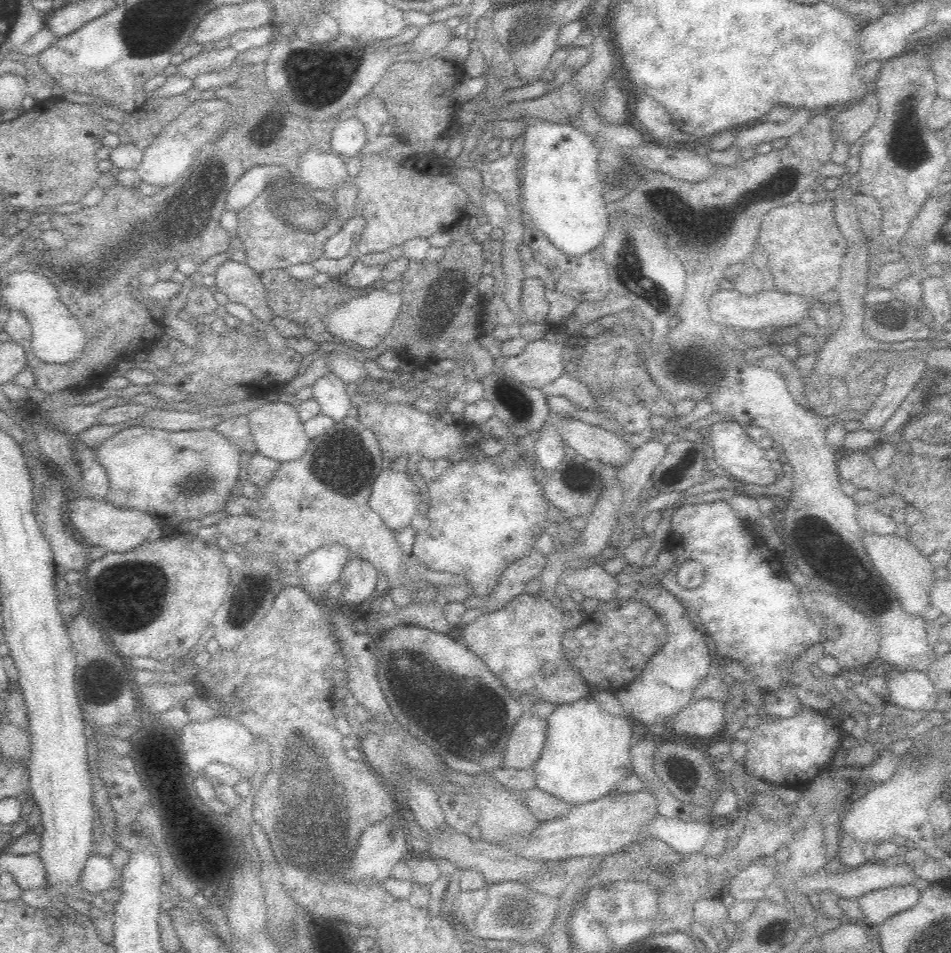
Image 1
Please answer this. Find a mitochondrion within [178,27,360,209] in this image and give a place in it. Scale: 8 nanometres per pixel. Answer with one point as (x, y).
(332, 87)

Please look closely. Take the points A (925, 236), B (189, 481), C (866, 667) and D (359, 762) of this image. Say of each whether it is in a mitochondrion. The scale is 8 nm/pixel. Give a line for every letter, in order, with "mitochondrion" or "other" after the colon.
A: other
B: mitochondrion
C: other
D: other

